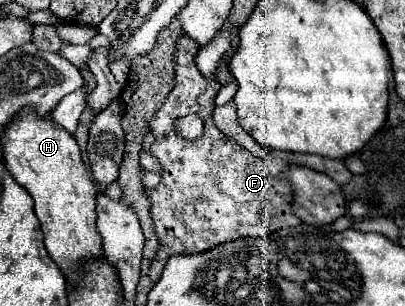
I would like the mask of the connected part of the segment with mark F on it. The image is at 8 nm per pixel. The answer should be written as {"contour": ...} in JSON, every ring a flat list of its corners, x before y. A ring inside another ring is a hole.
{"contour":[[182,36,178,40,178,52,176,52,176,86,170,92,168,100,164,102,162,110,156,112,156,116,150,122,150,130,156,136,156,142,152,146,152,156,158,158,160,166,162,166,162,180,156,186,156,190,150,190,150,204,152,204,152,224,158,236,158,252,150,264,150,280,156,284,156,280,162,274,162,268,166,264,166,260,172,254,196,254,196,252,204,252,210,250,212,246,220,244,220,242,228,242,228,240,238,240,238,238,246,238,246,236,264,236,270,234,274,230,286,228,286,226,296,226,300,224,300,220,292,214,290,210,290,188,284,186,284,182,280,184,280,180,276,178,286,166,288,162,282,160,280,156,264,156,258,158,250,152,246,152,236,140,224,136,210,120,212,110,214,110,214,98,220,90,220,84,214,78,204,78,196,64,198,46,192,38],[189,114,199,116,205,123,204,134,196,140,186,140,184,136,180,136,175,130,175,121,180,117],[270,202,276,210,276,216,272,216,268,222,264,222,262,216,262,206]]}

